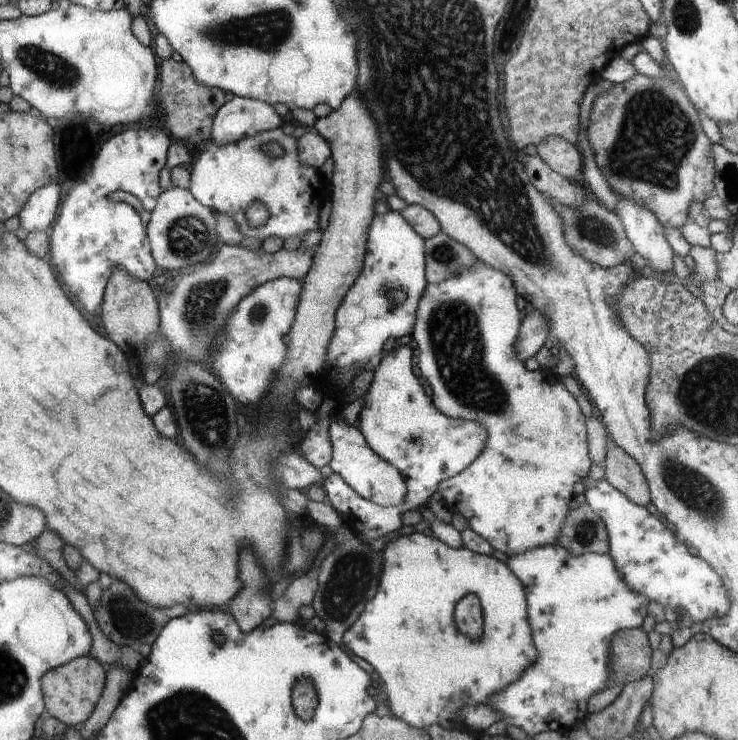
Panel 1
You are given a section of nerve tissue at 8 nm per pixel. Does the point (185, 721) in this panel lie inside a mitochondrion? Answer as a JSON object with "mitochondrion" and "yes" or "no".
{"mitochondrion":"yes"}

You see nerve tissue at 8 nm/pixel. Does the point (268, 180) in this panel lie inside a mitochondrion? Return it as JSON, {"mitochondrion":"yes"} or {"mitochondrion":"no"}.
{"mitochondrion":"no"}

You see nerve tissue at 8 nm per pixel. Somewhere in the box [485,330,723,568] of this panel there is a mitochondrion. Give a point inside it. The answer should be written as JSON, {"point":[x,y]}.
{"point":[585,531]}

